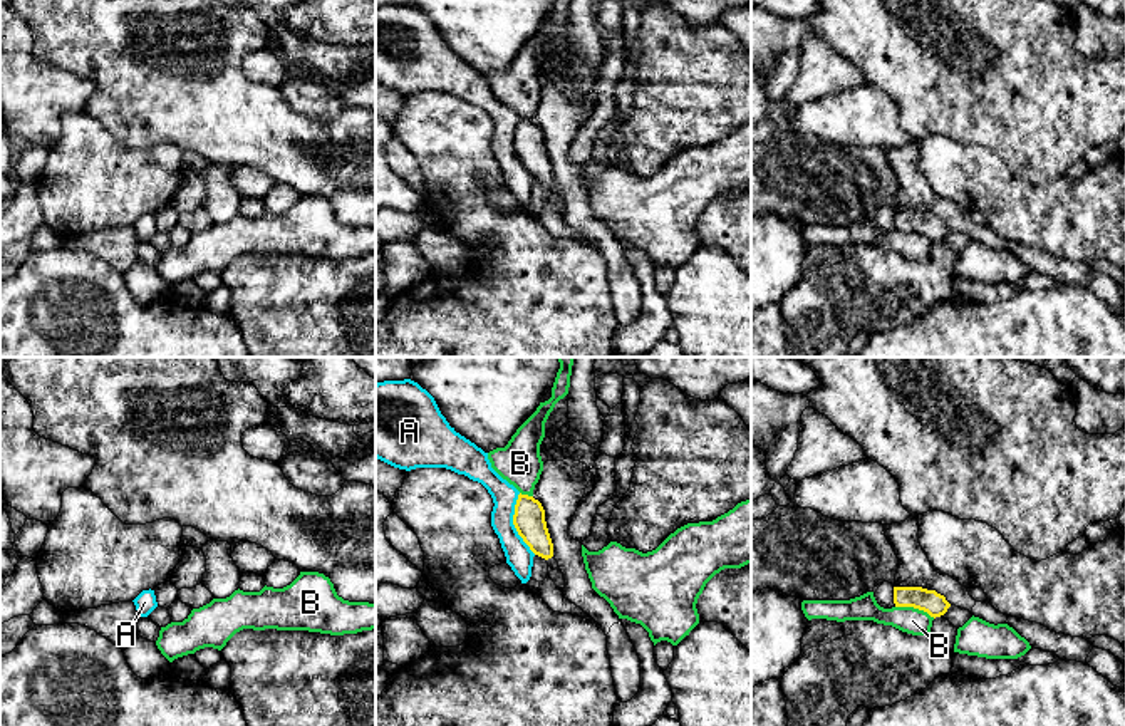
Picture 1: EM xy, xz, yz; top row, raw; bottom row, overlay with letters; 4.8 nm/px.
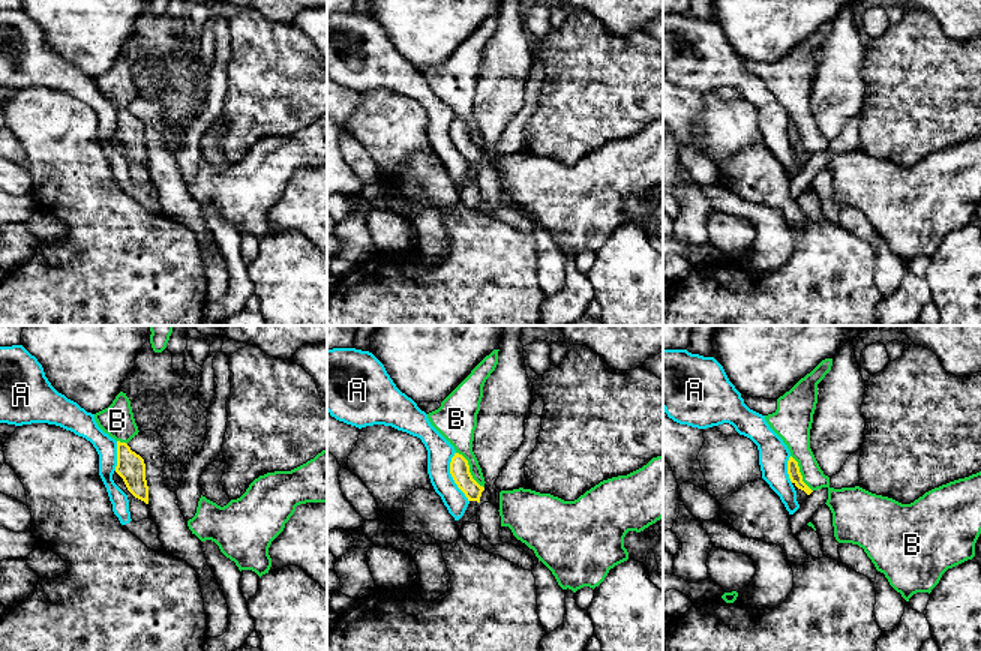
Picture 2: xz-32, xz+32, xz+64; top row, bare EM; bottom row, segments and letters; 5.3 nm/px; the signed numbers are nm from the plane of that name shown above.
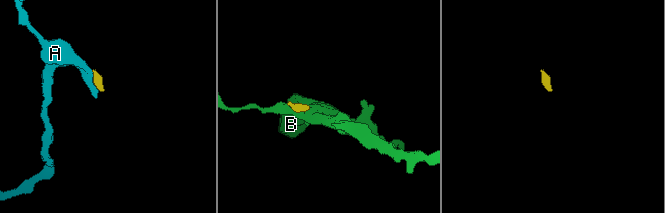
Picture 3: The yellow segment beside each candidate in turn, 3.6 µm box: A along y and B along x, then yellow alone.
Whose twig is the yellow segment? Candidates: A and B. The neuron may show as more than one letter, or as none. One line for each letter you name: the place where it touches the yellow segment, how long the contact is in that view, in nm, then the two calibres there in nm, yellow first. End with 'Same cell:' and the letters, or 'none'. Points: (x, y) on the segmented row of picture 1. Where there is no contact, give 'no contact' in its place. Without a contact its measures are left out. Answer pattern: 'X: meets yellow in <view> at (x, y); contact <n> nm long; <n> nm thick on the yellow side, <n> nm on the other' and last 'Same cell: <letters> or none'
Same cell: none

